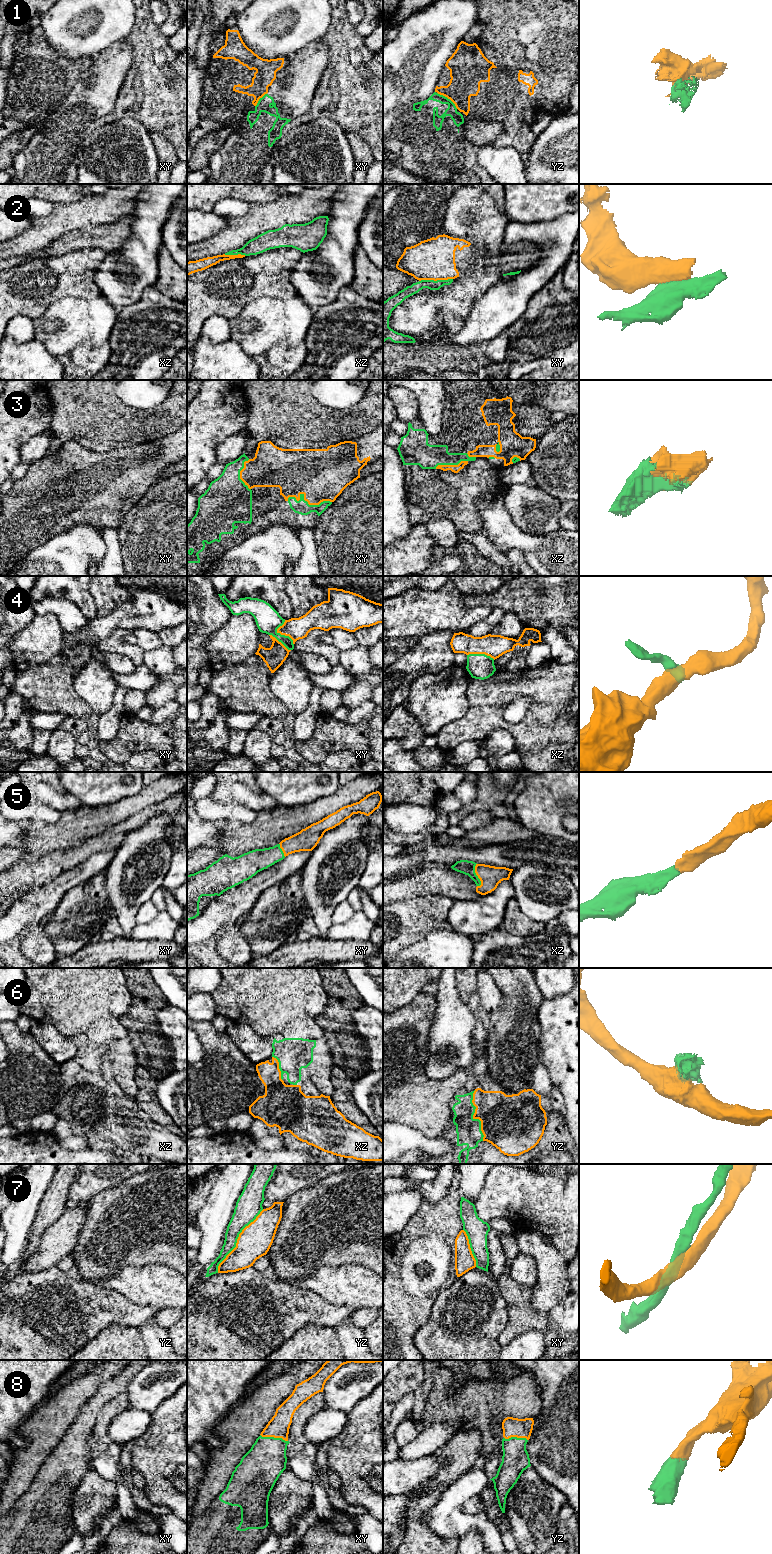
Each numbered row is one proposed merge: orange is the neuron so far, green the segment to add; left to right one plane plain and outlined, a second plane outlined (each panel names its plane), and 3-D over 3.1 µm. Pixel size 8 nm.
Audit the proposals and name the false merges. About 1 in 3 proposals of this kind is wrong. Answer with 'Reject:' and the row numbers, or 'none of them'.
Reject: 1, 2, 4, 6, 7

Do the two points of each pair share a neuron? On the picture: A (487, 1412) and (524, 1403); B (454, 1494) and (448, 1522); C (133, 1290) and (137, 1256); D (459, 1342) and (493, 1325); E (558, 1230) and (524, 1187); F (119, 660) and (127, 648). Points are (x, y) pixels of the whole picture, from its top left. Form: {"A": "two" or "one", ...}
{"A": "one", "B": "one", "C": "two", "D": "one", "E": "one", "F": "two"}

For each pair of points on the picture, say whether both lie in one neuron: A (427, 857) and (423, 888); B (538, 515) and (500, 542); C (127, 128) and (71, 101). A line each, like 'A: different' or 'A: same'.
A: different
B: different
C: different

